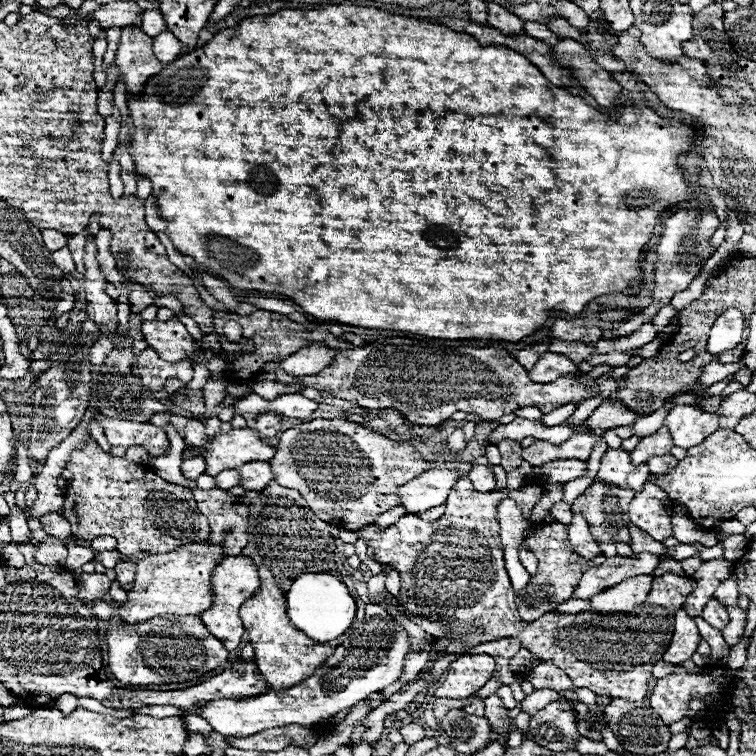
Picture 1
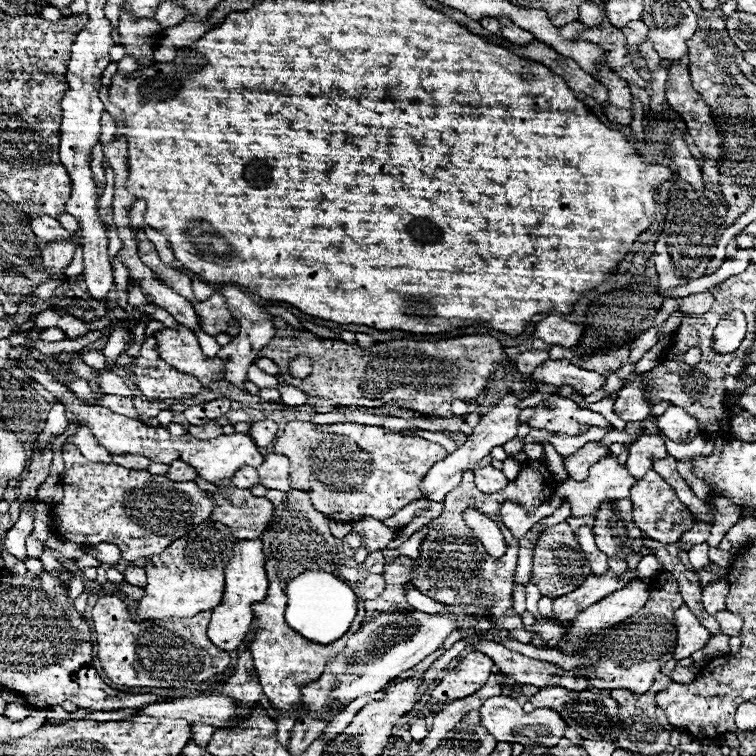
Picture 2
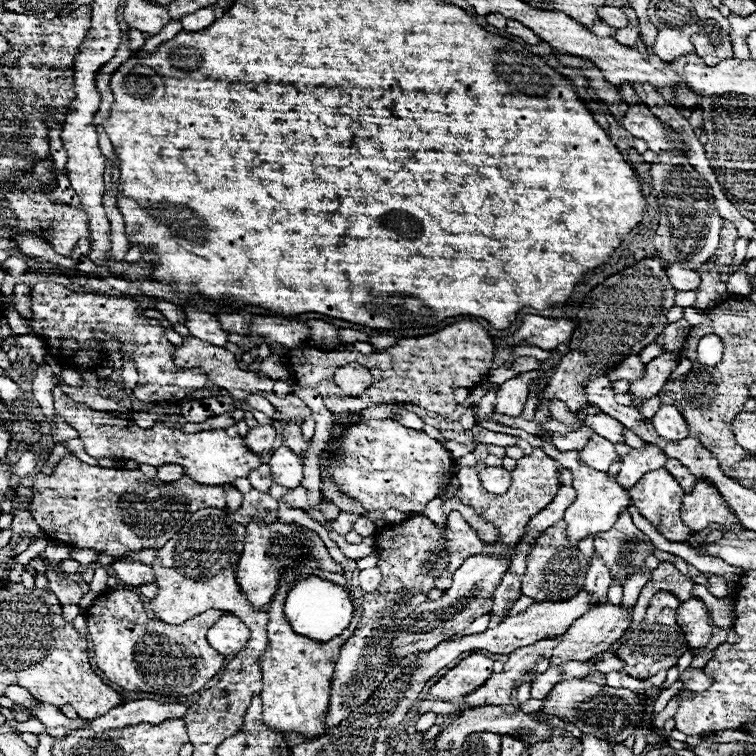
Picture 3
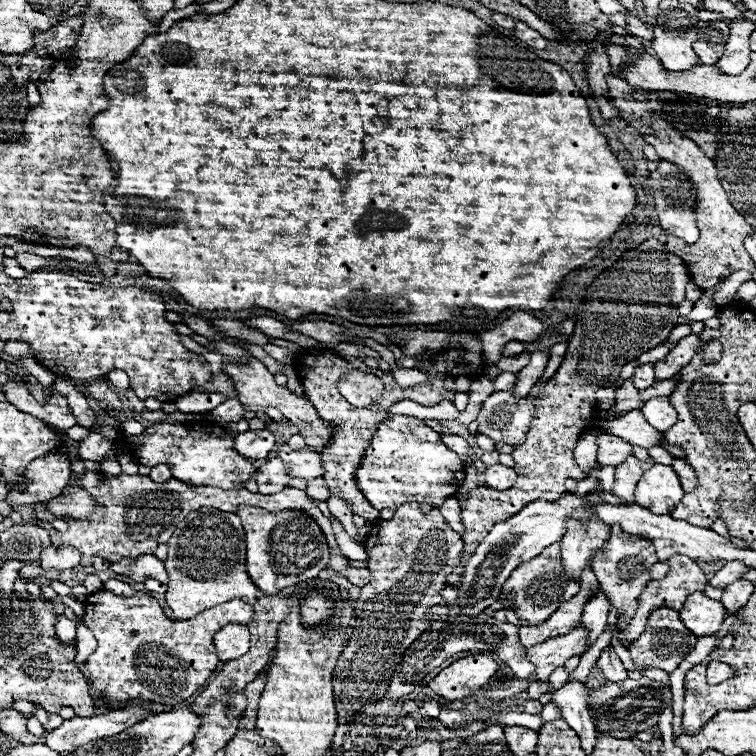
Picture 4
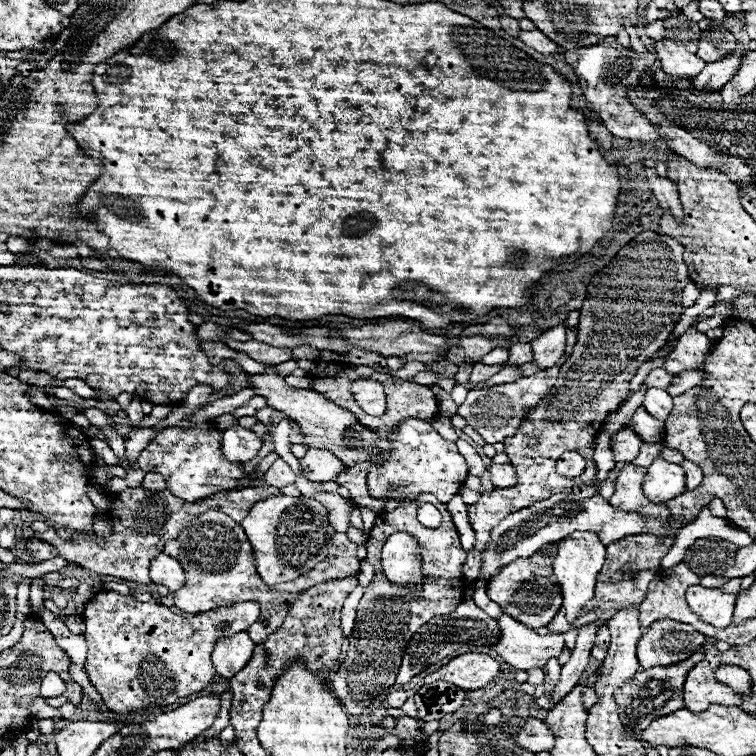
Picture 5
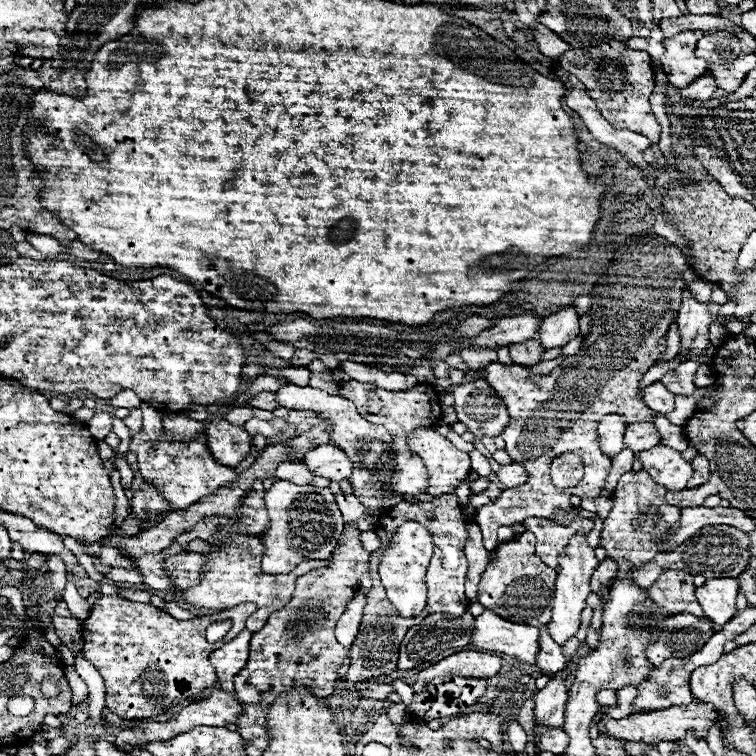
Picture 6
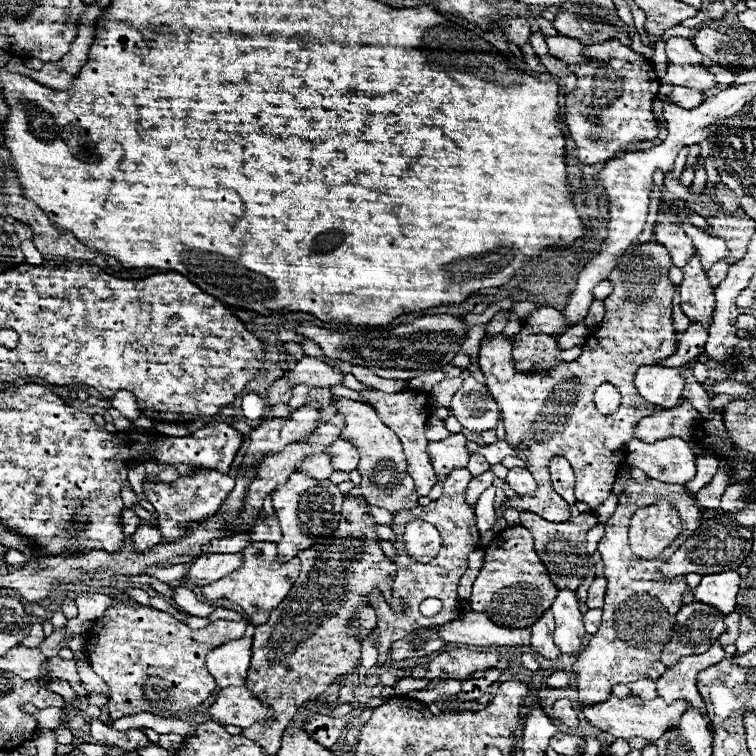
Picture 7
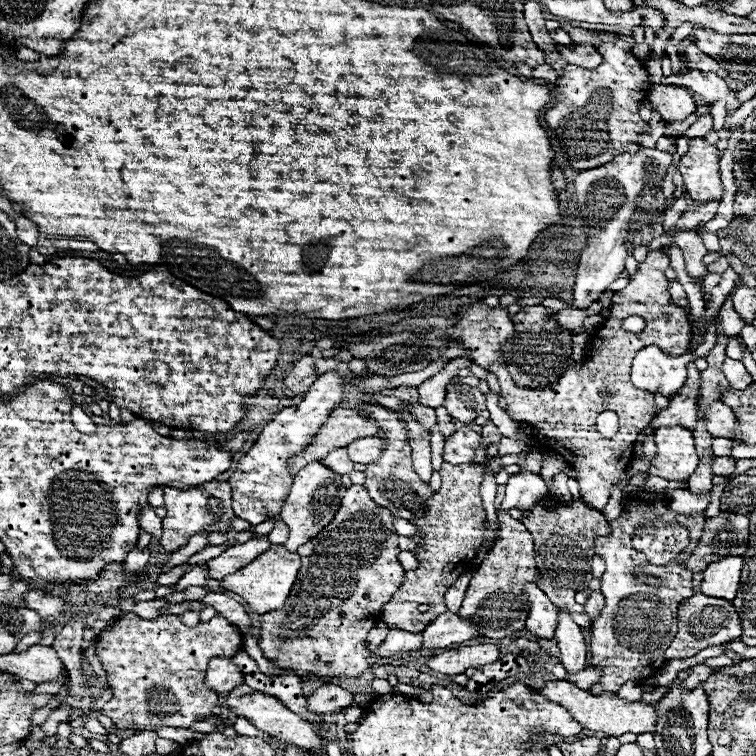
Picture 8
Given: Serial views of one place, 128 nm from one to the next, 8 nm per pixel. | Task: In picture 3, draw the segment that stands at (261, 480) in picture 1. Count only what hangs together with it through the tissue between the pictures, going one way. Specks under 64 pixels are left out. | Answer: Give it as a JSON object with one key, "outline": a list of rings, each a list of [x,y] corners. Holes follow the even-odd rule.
{"outline":[[[280,446],[278,450],[274,450],[268,464],[272,468],[272,476],[274,476],[276,484],[288,486],[288,488],[296,488],[296,486],[302,484],[304,462],[290,448]]]}

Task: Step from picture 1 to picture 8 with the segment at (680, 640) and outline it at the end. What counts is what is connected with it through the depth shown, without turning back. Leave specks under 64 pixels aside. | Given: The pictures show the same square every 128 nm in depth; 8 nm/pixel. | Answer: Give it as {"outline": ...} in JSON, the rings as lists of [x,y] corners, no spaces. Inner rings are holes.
{"outline":[[[720,556],[716,562],[710,562],[704,570],[704,582],[700,592],[706,596],[720,596],[724,600],[734,600],[740,584],[742,556]]]}

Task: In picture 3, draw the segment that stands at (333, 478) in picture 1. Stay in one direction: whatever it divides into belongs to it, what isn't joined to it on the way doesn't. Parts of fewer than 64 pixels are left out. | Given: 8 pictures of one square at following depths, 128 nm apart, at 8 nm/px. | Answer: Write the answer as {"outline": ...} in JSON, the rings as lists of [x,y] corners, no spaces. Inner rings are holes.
{"outline":[[[392,418],[352,424],[336,440],[332,458],[324,452],[320,458],[322,462],[328,462],[328,472],[332,472],[340,490],[360,500],[366,510],[396,508],[404,514],[422,514],[428,502],[438,496],[440,486],[454,466],[450,452],[440,442],[426,432],[406,428]],[[288,424],[282,432],[282,442],[284,446],[292,448],[298,456],[302,456],[306,450],[308,450],[308,440],[302,438],[302,432],[300,432],[300,426],[296,424]]]}

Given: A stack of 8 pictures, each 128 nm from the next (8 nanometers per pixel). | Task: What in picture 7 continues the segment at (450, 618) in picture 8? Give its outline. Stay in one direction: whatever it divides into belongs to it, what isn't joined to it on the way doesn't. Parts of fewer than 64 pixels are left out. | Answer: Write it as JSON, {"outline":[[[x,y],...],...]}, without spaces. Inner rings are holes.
{"outline":[[[462,612],[456,620],[450,620],[438,628],[440,640],[446,644],[458,642],[458,644],[474,644],[474,646],[530,646],[530,632],[528,628],[502,628],[492,624],[484,612]]]}

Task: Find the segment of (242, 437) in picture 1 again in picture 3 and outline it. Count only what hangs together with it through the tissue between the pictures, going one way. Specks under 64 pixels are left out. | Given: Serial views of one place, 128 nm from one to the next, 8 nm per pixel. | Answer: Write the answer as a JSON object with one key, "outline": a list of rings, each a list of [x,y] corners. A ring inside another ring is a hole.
{"outline":[[[52,386],[54,394],[54,408],[56,412],[78,430],[80,440],[84,442],[84,448],[94,458],[132,458],[138,464],[178,464],[184,468],[184,474],[200,484],[230,484],[236,478],[246,478],[248,472],[256,470],[262,462],[258,456],[254,456],[240,436],[230,438],[224,430],[216,432],[196,432],[196,434],[184,434],[182,430],[172,430],[162,422],[156,422],[152,428],[144,430],[138,428],[132,420],[126,418],[114,418],[104,412],[96,412],[88,408],[86,404],[70,400],[58,386]]]}

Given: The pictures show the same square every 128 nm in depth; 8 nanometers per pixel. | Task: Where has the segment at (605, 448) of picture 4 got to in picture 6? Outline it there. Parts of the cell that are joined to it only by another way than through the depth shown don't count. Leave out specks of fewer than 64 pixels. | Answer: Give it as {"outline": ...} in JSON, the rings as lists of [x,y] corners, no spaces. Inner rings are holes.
{"outline":[[[652,422],[628,424],[624,432],[624,444],[634,452],[640,452],[640,448],[652,448],[652,444],[660,444],[656,426]]]}

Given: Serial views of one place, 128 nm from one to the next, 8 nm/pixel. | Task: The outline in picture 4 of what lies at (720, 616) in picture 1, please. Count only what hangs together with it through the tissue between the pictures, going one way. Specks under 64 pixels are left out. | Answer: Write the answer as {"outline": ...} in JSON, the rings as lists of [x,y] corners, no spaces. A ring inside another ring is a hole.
{"outline":[[[732,560],[732,562],[726,562],[724,568],[718,570],[716,576],[714,576],[708,584],[714,586],[714,588],[726,588],[726,586],[732,584],[734,580],[742,578],[746,572],[748,572],[748,566],[746,566],[742,560]]]}

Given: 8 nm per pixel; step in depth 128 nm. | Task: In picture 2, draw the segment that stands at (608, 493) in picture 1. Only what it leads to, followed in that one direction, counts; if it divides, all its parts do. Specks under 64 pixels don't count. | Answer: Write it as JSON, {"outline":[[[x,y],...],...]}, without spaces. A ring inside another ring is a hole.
{"outline":[[[628,498],[616,500],[616,504],[604,504],[596,514],[594,524],[596,546],[606,556],[618,556],[628,560],[632,554],[640,552],[642,532],[632,524],[632,504]]]}

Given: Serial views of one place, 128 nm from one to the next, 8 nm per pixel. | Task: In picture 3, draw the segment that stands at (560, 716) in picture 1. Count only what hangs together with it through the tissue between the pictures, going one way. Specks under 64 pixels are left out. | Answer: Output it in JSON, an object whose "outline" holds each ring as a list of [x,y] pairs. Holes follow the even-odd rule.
{"outline":[[[480,706],[480,708],[470,708],[470,710],[464,710],[462,716],[454,718],[446,730],[442,730],[434,742],[426,742],[424,744],[424,750],[426,752],[436,752],[436,750],[452,750],[452,748],[460,748],[462,746],[462,740],[464,736],[472,734],[472,732],[496,732],[496,734],[508,734],[508,736],[524,736],[524,740],[528,740],[530,744],[536,744],[544,738],[550,736],[550,730],[552,726],[544,726],[540,722],[536,722],[530,714],[524,714],[524,712],[504,712],[502,708],[496,708],[496,706]]]}

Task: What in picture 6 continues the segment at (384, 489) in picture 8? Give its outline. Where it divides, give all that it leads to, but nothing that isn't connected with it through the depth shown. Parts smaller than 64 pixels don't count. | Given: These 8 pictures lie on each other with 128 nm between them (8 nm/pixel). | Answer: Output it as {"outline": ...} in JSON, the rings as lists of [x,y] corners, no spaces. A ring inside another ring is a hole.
{"outline":[[[288,384],[288,386],[282,386],[280,390],[276,390],[276,396],[278,396],[280,406],[284,406],[284,408],[320,412],[324,418],[332,420],[332,424],[334,424],[332,426],[332,444],[344,448],[344,452],[348,452],[350,460],[354,462],[354,494],[360,498],[362,504],[376,510],[382,506],[384,498],[394,496],[392,492],[382,490],[384,484],[390,482],[392,470],[396,464],[396,452],[392,450],[392,436],[388,434],[388,430],[384,426],[364,420],[358,414],[354,402],[350,402],[342,396],[332,396],[332,394],[318,390],[318,388]]]}

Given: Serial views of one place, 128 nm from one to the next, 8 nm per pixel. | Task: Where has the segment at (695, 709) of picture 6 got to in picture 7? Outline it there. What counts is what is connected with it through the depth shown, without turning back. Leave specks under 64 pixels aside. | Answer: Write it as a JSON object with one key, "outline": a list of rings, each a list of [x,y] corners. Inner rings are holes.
{"outline":[[[628,696],[628,698],[608,698],[606,702],[598,702],[598,704],[578,704],[578,710],[584,714],[584,718],[588,720],[590,726],[612,734],[614,738],[632,738],[632,736],[642,736],[644,740],[658,740],[662,736],[662,732],[666,732],[668,728],[672,728],[672,724],[676,724],[676,720],[682,716],[686,708],[684,700],[676,700],[674,704],[666,704],[662,698],[654,698],[654,700],[640,700],[636,696]]]}

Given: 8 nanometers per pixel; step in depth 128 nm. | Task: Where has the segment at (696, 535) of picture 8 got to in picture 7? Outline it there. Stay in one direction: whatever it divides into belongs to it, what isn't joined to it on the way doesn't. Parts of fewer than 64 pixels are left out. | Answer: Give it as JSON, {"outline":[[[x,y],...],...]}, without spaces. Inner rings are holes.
{"outline":[[[652,478],[646,480],[644,484],[630,480],[626,490],[618,496],[618,508],[608,518],[604,538],[598,542],[598,552],[602,554],[602,562],[604,562],[604,578],[608,580],[606,604],[602,608],[602,624],[600,624],[598,632],[590,638],[588,646],[578,654],[576,664],[574,664],[574,672],[576,672],[576,680],[578,680],[578,700],[584,702],[584,704],[596,704],[600,700],[608,700],[610,690],[616,684],[622,684],[622,682],[630,684],[630,682],[636,682],[636,680],[642,680],[642,678],[660,678],[666,672],[666,666],[660,662],[660,652],[662,652],[664,644],[668,644],[668,640],[672,638],[672,630],[674,630],[674,624],[676,624],[676,612],[682,606],[682,596],[690,588],[686,584],[686,576],[662,578],[656,560],[640,560],[638,556],[634,556],[630,552],[630,546],[628,546],[630,518],[634,516],[636,510],[650,506],[650,504],[656,504],[658,500],[668,500],[668,502],[676,504],[678,516],[680,516],[686,532],[694,532],[702,522],[698,502],[680,484],[664,484],[664,482],[658,482],[658,480],[652,480]]]}

